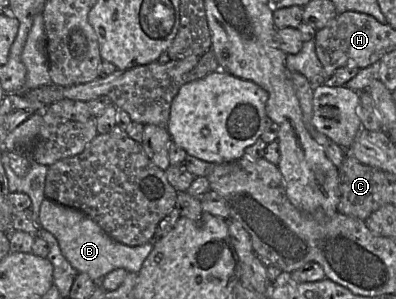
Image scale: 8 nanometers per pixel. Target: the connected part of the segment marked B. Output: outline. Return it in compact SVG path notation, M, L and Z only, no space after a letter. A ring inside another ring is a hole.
M45 198L39 211L41 226L57 239L61 252L73 268L86 273L92 280L99 281L112 270L122 268L138 273L143 262L153 249L147 242L140 246L127 246L109 237L100 226L83 212Z

